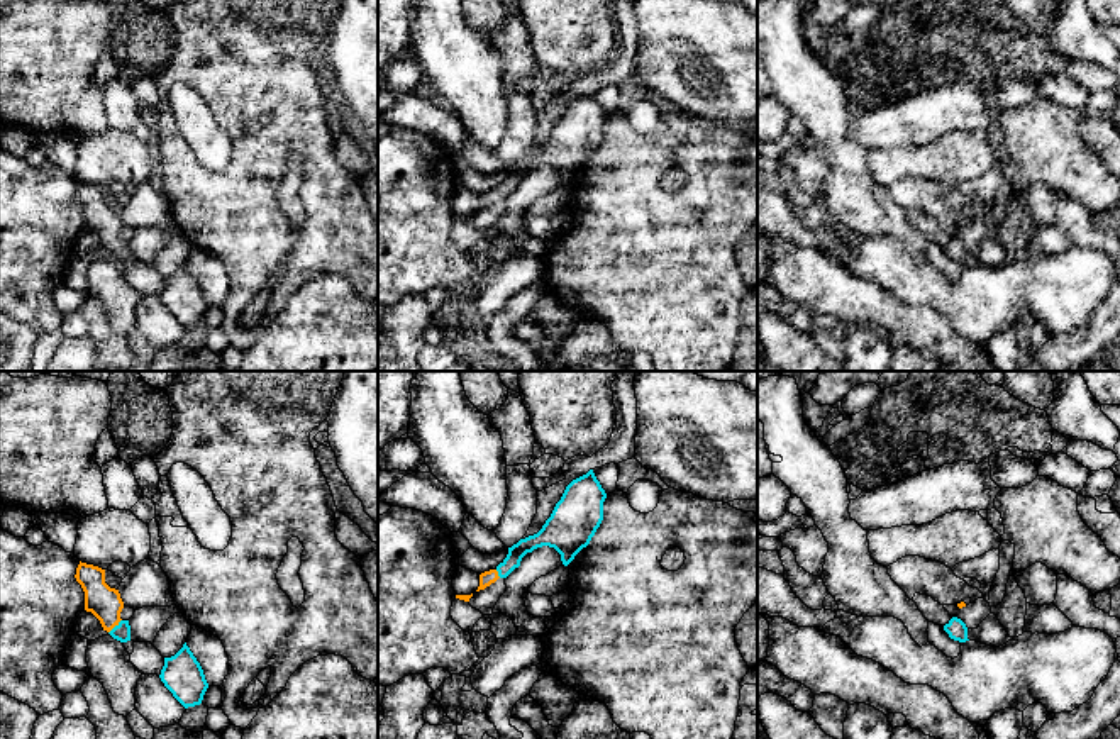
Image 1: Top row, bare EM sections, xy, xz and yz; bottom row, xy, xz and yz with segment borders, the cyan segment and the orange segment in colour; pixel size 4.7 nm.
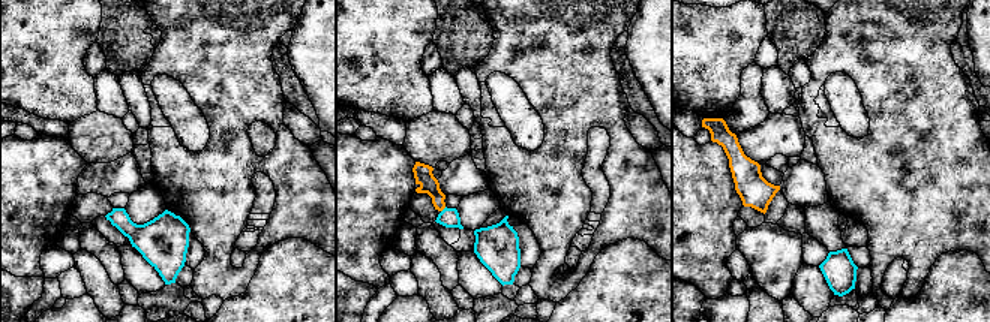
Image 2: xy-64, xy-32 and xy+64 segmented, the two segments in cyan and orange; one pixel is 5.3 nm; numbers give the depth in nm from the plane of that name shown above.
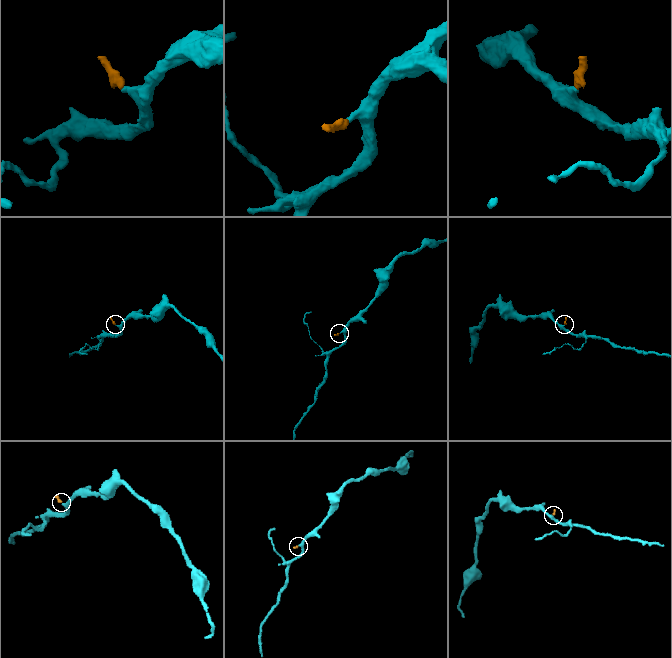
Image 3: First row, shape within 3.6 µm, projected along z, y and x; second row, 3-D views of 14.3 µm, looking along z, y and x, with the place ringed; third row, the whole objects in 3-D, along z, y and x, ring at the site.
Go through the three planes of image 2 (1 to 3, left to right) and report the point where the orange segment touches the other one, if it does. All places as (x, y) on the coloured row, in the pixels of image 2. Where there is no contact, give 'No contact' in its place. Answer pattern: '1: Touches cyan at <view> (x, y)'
1: No contact
2: Touches cyan at xy-32 (443, 210)
3: No contact

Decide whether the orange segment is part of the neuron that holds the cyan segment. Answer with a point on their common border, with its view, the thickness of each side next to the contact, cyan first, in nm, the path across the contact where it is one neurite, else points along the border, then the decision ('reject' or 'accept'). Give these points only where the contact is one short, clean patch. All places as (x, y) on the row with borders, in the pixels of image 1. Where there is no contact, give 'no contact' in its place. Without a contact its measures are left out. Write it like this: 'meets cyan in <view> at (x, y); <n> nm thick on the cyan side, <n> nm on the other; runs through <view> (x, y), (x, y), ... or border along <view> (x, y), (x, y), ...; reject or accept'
meets cyan in xy at (116, 626); 80 nm thick on the cyan side, 160 nm on the other; runs through xy (122, 631), (116, 626), (104, 602); accept

